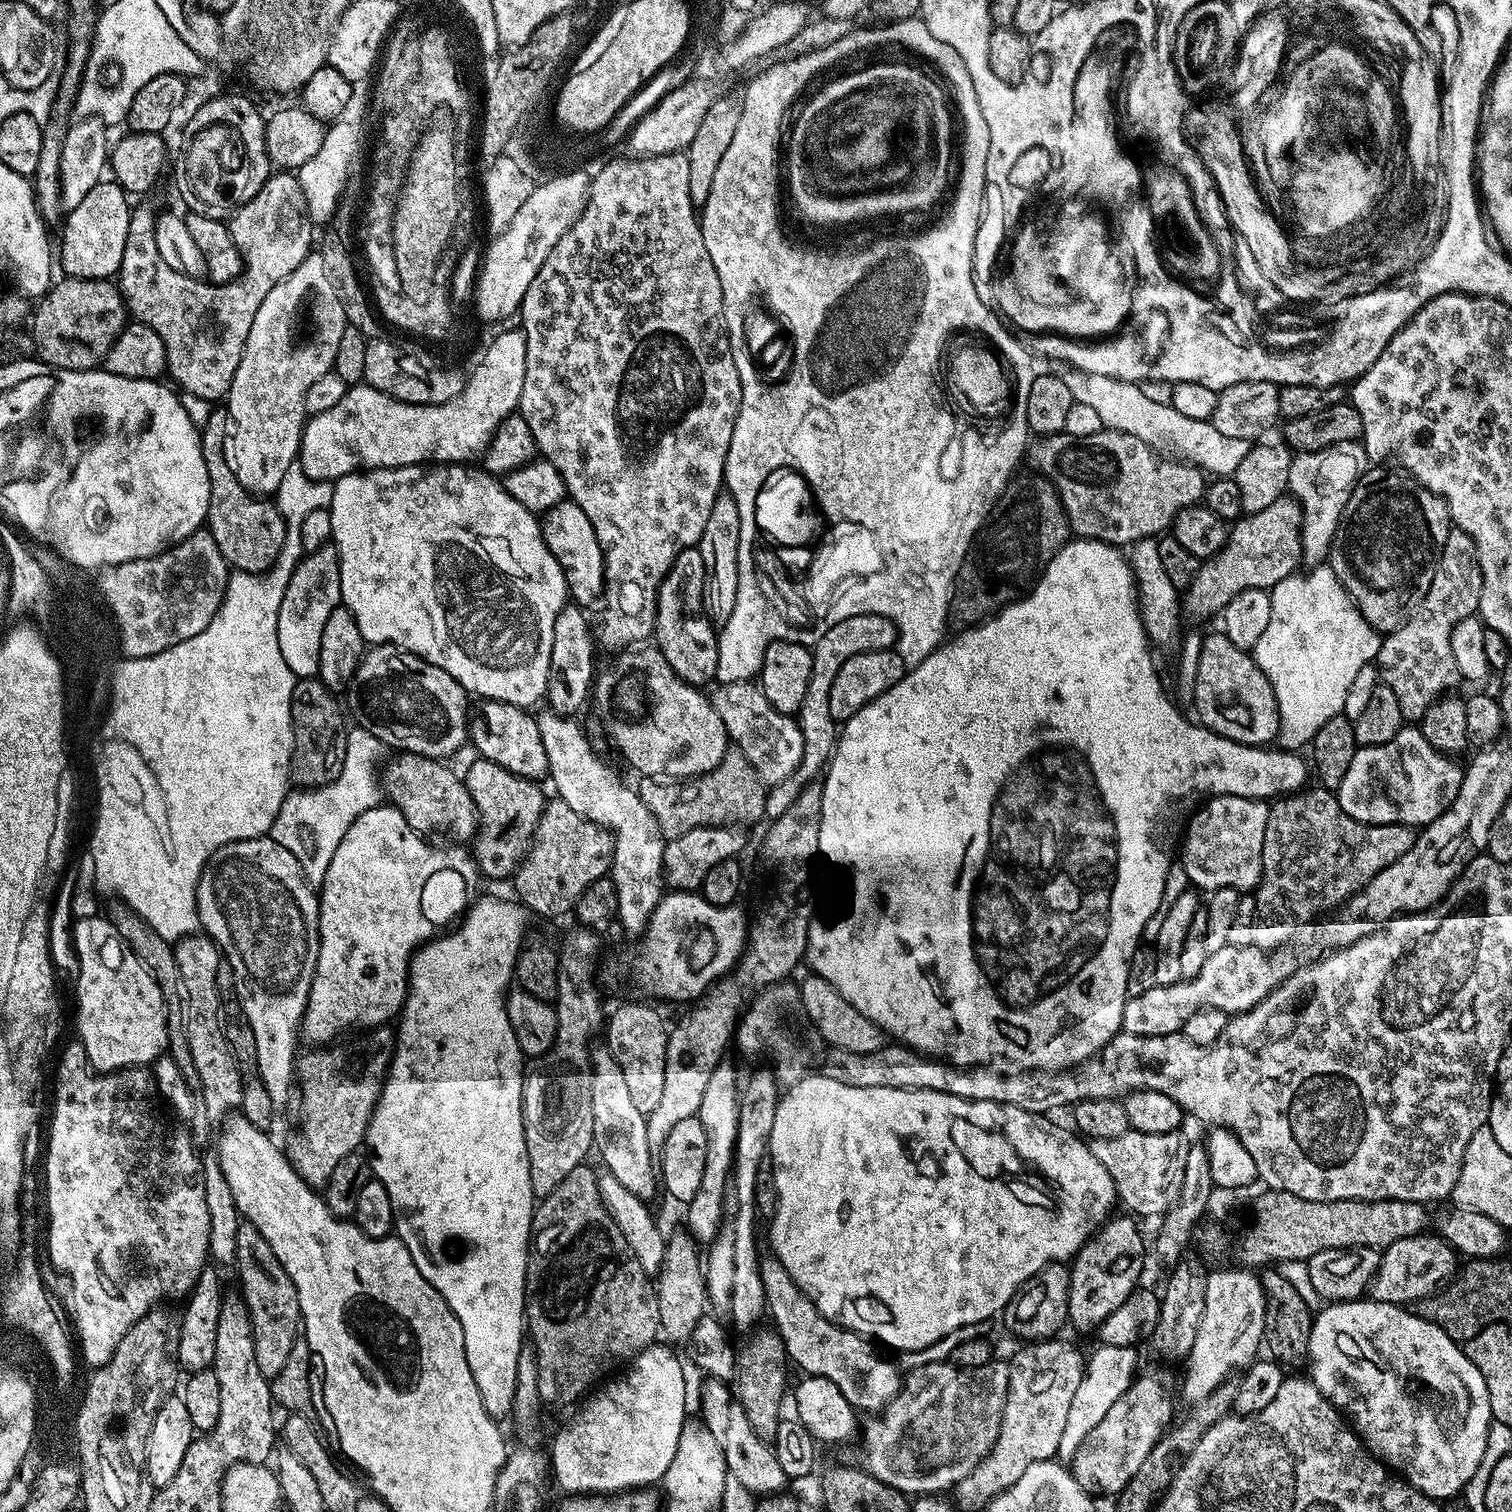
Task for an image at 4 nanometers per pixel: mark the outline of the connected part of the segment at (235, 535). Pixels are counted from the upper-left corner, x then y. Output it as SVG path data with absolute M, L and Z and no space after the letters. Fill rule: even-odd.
M213 407L209 420L204 423L200 433L202 458L206 458L206 472L210 474L212 487L206 528L216 540L225 562L233 569L241 572L266 572L284 549L287 526L283 514L271 499L248 492L246 486L242 486L242 482L234 478L234 470L226 466L224 443L229 430L227 407Z

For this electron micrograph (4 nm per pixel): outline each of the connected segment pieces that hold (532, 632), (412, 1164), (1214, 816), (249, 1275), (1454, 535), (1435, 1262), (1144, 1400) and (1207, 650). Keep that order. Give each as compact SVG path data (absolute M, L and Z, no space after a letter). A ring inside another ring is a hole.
M425 462L407 464L401 468L351 472L349 476L342 476L335 481L330 507L333 522L331 543L340 557L340 598L343 607L348 608L356 619L365 645L390 644L393 648L403 648L405 652L413 652L415 656L446 670L446 674L450 674L450 678L454 678L473 697L517 704L519 708L527 709L532 706L528 704L536 704L545 699L550 674L550 654L554 646L554 626L558 614L569 599L568 587L564 581L562 566L558 566L554 554L550 554L546 546L541 521L533 512L526 510L522 502L515 500L497 477L488 475L479 467L472 467L476 466L469 466L467 463Z
M477 899L469 907L466 915L459 921L460 928L453 927L447 934L437 935L427 944L417 948L413 955L412 963L408 968L408 996L398 1017L400 1028L398 1027L396 1032L396 1052L392 1056L391 1066L388 1067L388 1075L384 1077L384 1089L380 1092L376 1109L368 1123L364 1144L369 1152L367 1155L370 1157L371 1175L382 1181L386 1186L386 1194L390 1194L390 1202L396 1215L395 1235L406 1246L406 1250L410 1250L410 1258L414 1258L414 1266L418 1266L422 1278L426 1278L426 1282L430 1282L430 1286L434 1286L434 1290L442 1294L442 1298L458 1318L464 1335L466 1362L470 1362L470 1374L474 1374L478 1394L482 1394L482 1406L486 1406L492 1417L501 1418L500 1416L507 1417L512 1411L514 1386L518 1380L518 1354L526 1338L528 1258L530 1241L534 1236L534 1227L532 1228L534 1197L530 1186L530 1162L524 1133L526 1064L523 1064L525 1061L518 1046L518 1038L514 1038L514 1030L510 1026L510 1018L506 1014L504 1005L514 980L516 960L526 944L526 935L524 936L526 912L516 902L507 904L504 900L479 900Z
M1240 795L1207 799L1189 817L1180 844L1180 863L1186 870L1189 883L1205 892L1220 888L1253 891L1261 878L1262 841L1269 807L1267 801Z
M241 1222L238 1226L235 1268L237 1274L240 1275L238 1292L244 1301L244 1305L248 1308L250 1322L252 1323L254 1362L258 1364L258 1370L262 1370L264 1376L269 1378L277 1376L282 1370L282 1366L288 1364L290 1350L298 1339L298 1333L302 1328L298 1290L294 1286L294 1282L290 1282L290 1274L286 1274L282 1262L278 1262L278 1258L274 1258L274 1250L270 1250L270 1242L266 1242L266 1238L262 1238L262 1234L258 1234L255 1226L247 1222Z
M1459 530L1449 531L1426 598L1422 598L1401 628L1381 639L1380 653L1375 659L1379 679L1394 690L1405 721L1420 722L1431 704L1451 693L1456 683L1461 683L1458 662L1454 662L1454 650L1450 647L1450 634L1458 622L1477 615L1481 594L1482 574L1476 564L1472 537Z
M1425 1232L1402 1238L1383 1249L1379 1270L1369 1284L1369 1297L1384 1304L1401 1306L1414 1300L1423 1301L1445 1285L1452 1274L1457 1273L1456 1259L1456 1250L1439 1235Z
M1168 1368L1141 1371L1118 1398L1098 1426L1089 1432L1071 1457L1070 1471L1085 1491L1118 1494L1138 1474L1142 1462L1173 1423L1178 1400L1178 1376ZM1172 1420L1172 1421L1171 1421Z
M1223 631L1205 635L1201 642L1195 706L1203 727L1239 744L1268 746L1280 735L1278 702L1266 674L1245 649L1234 646Z

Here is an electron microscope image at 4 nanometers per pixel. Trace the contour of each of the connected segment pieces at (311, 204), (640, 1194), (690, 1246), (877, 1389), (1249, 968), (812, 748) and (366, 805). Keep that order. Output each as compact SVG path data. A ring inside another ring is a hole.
M371 77L352 80L349 101L338 118L329 123L321 149L296 170L298 182L306 196L308 216L313 225L327 225L343 199L352 163L360 156L366 140L366 110L374 98L374 82Z
M597 1047L592 1053L592 1077L595 1136L593 1145L597 1153L600 1152L606 1164L605 1169L618 1178L622 1186L643 1201L651 1201L656 1188L658 1192L658 1178L654 1152L646 1135L647 1117L635 1107L621 1067L618 1066L612 1052L605 1047Z
M677 1230L667 1239L663 1269L659 1273L656 1289L661 1333L673 1345L687 1343L698 1320L707 1311L707 1275L698 1249L700 1246L696 1238L686 1230Z
M764 1258L760 1262L760 1271L764 1275L766 1304L773 1316L775 1327L784 1337L785 1348L793 1353L800 1352L800 1364L810 1376L830 1378L846 1394L846 1398L857 1410L872 1408L875 1404L884 1406L895 1399L902 1388L902 1372L892 1364L879 1360L875 1356L877 1345L861 1338L857 1333L832 1324L817 1312L808 1301L808 1295L800 1291L800 1287L791 1280L782 1262L775 1258ZM800 1328L808 1335L808 1344L800 1333Z
M1225 944L1222 950L1209 952L1206 958L1206 966L1198 970L1198 974L1181 978L1176 984L1155 984L1146 994L1129 996L1124 1002L1122 1010L1121 1029L1130 1034L1142 1034L1143 1036L1161 1036L1162 1034L1183 1033L1186 1018L1202 1008L1217 1008L1229 1014L1249 1012L1258 1002L1262 1002L1276 988L1279 988L1288 979L1289 969L1284 969L1284 964L1276 956L1267 956L1265 949L1260 946L1245 946L1239 948L1233 944Z
M862 615L846 618L842 622L830 626L830 630L826 630L826 634L822 634L822 638L818 638L818 642L811 645L810 686L806 686L806 698L802 698L802 706L798 713L798 723L802 730L802 742L804 743L802 762L798 762L794 774L786 782L778 782L767 789L768 797L764 814L769 821L782 818L782 814L786 814L786 810L790 810L790 806L794 806L798 796L806 790L808 784L813 783L825 771L828 761L832 759L838 739L838 721L833 718L828 709L828 695L838 670L842 670L842 665L850 662L850 658L854 658L854 654L886 650L892 648L895 643L896 625L887 616Z
M359 726L349 727L342 774L338 774L334 782L321 788L289 791L278 810L278 818L274 818L274 826L270 833L272 840L278 842L278 846L286 846L286 850L290 850L294 858L298 858L304 881L313 890L323 888L326 870L330 870L330 858L334 858L338 842L346 838L346 830L350 830L350 826L354 826L354 822L366 810L381 803L382 780L378 775L378 768L376 772L380 748L382 741L374 738L374 734Z

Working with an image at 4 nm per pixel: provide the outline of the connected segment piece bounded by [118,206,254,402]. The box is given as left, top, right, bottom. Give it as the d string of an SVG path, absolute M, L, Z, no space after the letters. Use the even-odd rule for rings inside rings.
M138 206L132 208L130 230L126 234L126 250L122 250L122 262L118 273L120 293L124 295L131 319L150 326L154 334L162 338L166 346L167 375L176 379L175 387L211 402L223 401L234 382L238 362L242 362L246 338L250 334L248 320L254 322L254 316L244 316L244 312L240 312L240 296L236 296L236 300L224 300L228 284L214 284L204 278L188 277L166 266L155 241L156 220L155 211L151 212L148 208Z

